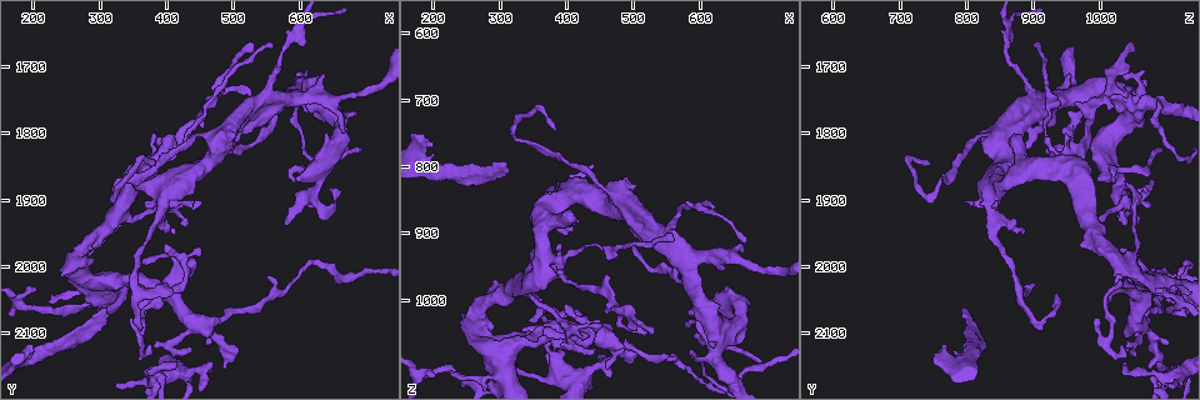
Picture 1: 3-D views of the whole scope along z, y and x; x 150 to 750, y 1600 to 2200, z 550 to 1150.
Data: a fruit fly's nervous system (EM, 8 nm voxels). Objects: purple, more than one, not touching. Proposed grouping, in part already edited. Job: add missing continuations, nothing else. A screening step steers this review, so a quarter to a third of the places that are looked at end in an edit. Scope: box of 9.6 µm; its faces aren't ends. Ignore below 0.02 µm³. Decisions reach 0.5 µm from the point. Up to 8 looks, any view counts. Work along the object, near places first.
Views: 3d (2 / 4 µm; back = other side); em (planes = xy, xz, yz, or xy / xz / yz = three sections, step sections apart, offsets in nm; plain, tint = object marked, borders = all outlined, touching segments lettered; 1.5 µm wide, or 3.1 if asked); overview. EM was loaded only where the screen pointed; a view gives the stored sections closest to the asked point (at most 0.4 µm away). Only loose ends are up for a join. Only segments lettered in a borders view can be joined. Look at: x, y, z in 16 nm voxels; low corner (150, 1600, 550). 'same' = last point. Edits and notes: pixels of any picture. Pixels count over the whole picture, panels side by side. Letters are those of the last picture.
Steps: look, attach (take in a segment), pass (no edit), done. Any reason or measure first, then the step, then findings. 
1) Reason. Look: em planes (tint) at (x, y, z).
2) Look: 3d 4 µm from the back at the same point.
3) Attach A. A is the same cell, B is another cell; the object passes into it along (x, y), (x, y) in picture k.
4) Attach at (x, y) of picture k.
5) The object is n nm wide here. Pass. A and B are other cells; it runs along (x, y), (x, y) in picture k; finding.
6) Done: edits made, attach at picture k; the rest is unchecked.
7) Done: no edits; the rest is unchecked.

An open end. Look: em planes (tint) at (405, 2040, 890).

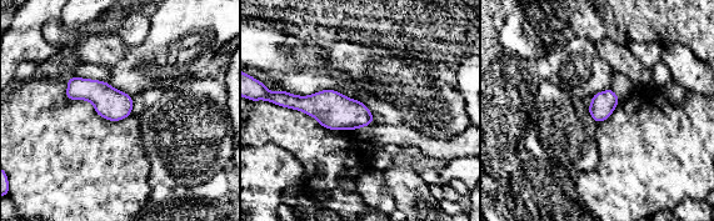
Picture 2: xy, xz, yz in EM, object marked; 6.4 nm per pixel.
Look: em planes (borders) at the same point.

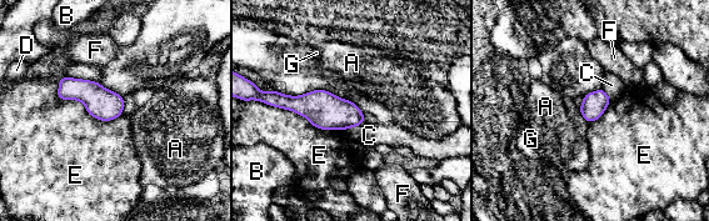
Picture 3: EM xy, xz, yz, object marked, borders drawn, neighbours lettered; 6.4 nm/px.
Pass. A, B, C, D, E, F and G are other cells; none of them fits.

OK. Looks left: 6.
Tapers out. Look: 3d 2 µm at (440, 1875, 1075).

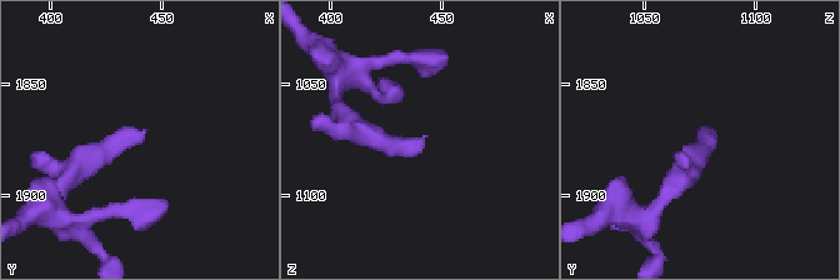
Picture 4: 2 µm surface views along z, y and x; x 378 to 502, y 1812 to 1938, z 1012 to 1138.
Need the tissue. Look: em xz step 4 (tint) at (442, 1871, 1074).

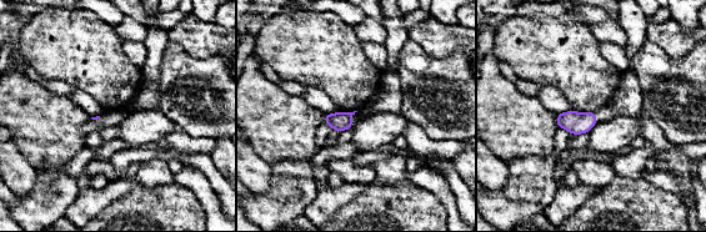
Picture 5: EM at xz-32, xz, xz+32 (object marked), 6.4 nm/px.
Look: em xy step 8 (borders) at the same point.

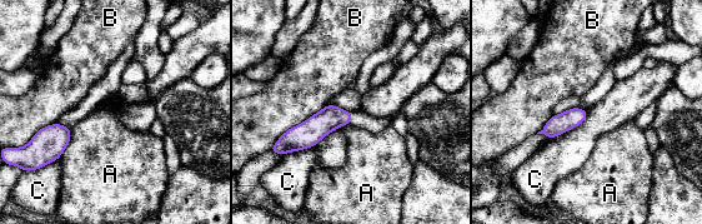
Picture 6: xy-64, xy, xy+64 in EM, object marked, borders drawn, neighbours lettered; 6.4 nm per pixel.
The object is 120 nm wide here. Pass. A, B and C are other cells; a border runs along (71, 128), (69, 144), (56, 159) in picture 6; none of them fits.

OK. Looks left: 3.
Thin end. Look: 3d 4 µm at (415, 2150, 1040).

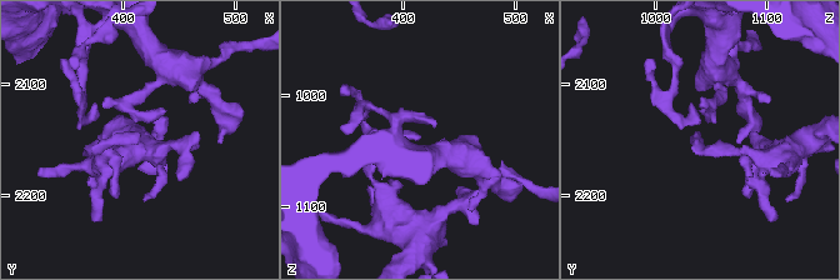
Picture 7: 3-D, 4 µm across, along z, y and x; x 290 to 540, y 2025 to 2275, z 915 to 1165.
Look: em planes (borders) at (416, 2150, 1038).

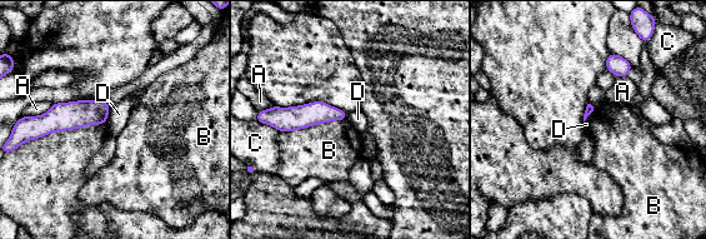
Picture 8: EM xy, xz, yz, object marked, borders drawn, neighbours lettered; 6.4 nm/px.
Pass. A, B, C and D are other cells; a border runs along (110, 106), (106, 120) in picture 8; no lettered segment goes on from it.

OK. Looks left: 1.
Done: no edits; the rest is unchecked.

